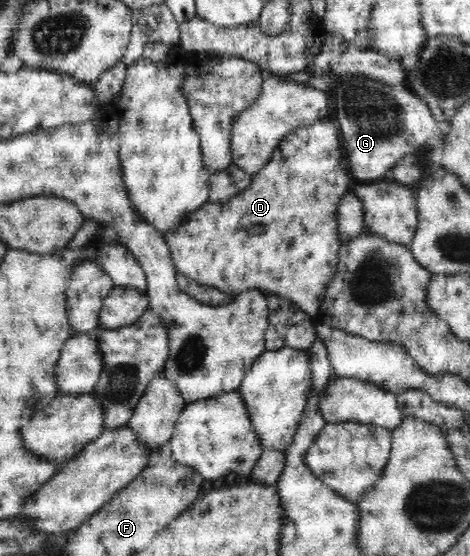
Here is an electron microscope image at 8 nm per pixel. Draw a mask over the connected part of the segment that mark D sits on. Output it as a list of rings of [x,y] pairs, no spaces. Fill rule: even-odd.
[[[326,119],[324,121],[315,121],[313,125],[307,125],[307,127],[301,127],[295,129],[295,131],[291,131],[291,133],[283,137],[283,141],[276,147],[271,161],[269,161],[259,173],[254,175],[251,185],[243,190],[243,193],[231,197],[229,202],[205,203],[205,205],[193,212],[191,216],[187,217],[186,220],[183,220],[181,225],[165,232],[164,238],[170,247],[176,273],[189,277],[203,286],[217,288],[232,297],[233,295],[246,292],[247,290],[263,290],[267,293],[273,293],[293,301],[293,303],[297,304],[307,315],[317,320],[321,303],[323,303],[325,293],[327,293],[327,285],[333,282],[334,276],[336,275],[335,267],[337,267],[339,248],[342,244],[341,239],[339,239],[339,230],[337,230],[336,215],[338,213],[341,197],[353,189],[353,185],[351,185],[351,179],[353,178],[350,176],[350,173],[347,173],[347,171],[341,167],[341,157],[343,157],[345,152],[344,146],[340,143],[340,131],[338,128],[335,121]]]

